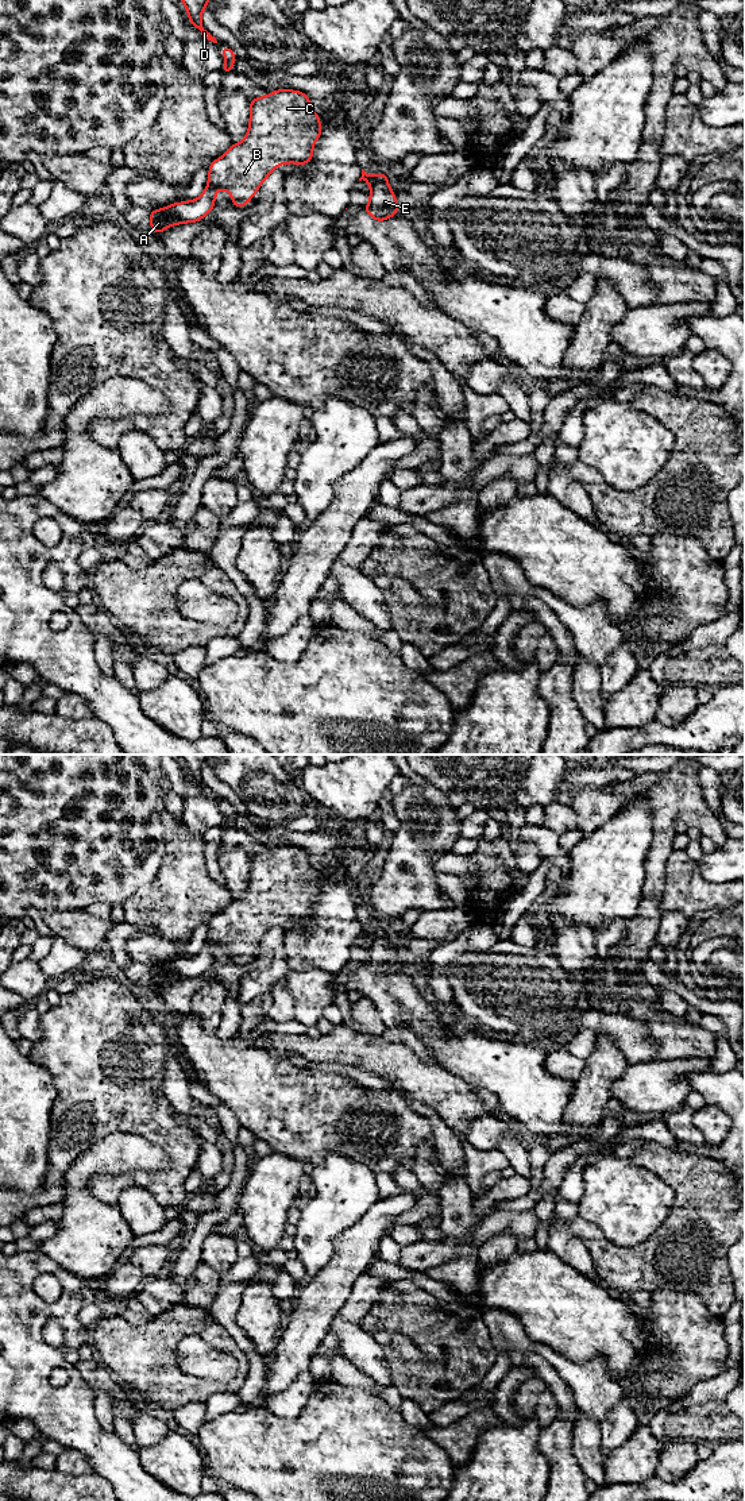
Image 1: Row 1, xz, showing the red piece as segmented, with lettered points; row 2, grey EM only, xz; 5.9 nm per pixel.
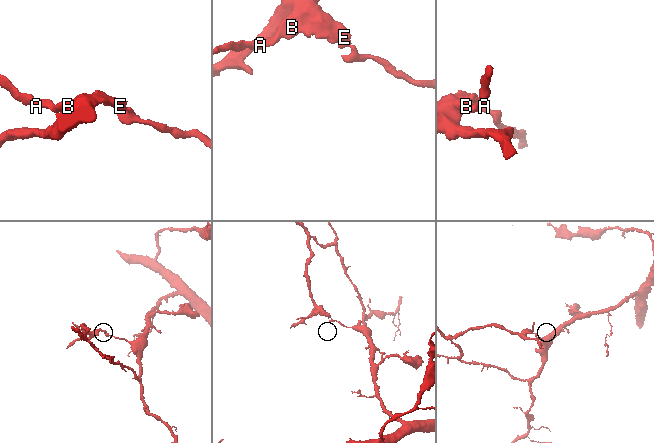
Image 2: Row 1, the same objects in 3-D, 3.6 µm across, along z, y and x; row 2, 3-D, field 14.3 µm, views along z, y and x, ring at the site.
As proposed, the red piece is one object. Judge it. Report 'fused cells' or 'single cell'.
fused cells

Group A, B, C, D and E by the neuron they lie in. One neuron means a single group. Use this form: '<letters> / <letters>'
A B C D / E

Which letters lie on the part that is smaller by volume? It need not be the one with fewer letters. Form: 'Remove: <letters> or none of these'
Remove: A, B, C, D

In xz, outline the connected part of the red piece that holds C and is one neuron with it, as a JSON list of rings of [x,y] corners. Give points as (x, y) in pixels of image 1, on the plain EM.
[[[278,845],[267,852],[250,857],[250,881],[242,899],[209,921],[206,945],[192,957],[174,958],[163,965],[150,966],[150,981],[154,991],[170,981],[197,979],[213,966],[216,946],[227,945],[236,965],[247,961],[262,938],[283,919],[308,921],[313,915],[313,899],[321,894],[320,871],[310,865],[310,853],[300,846]]]

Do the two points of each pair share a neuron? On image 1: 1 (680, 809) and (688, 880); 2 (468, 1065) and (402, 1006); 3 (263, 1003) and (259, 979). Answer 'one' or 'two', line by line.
1: two
2: two
3: two

